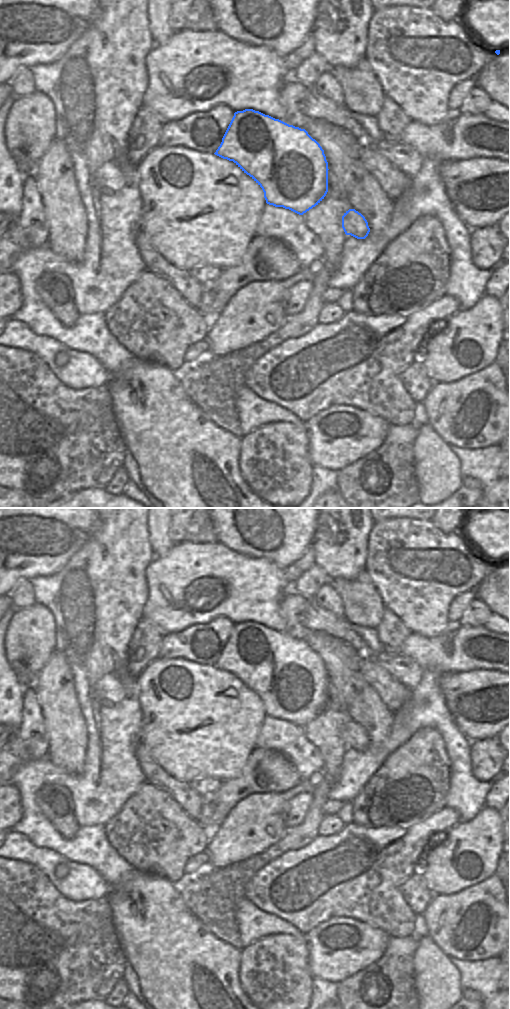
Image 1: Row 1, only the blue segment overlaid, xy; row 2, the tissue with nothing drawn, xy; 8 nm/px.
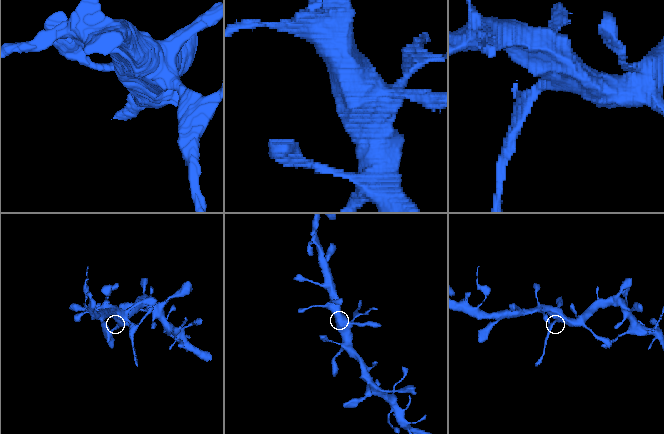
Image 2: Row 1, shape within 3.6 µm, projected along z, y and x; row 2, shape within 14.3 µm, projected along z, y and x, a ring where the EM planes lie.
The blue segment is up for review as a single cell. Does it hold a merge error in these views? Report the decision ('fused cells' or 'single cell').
fused cells

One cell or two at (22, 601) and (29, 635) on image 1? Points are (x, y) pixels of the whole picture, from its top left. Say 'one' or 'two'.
two

